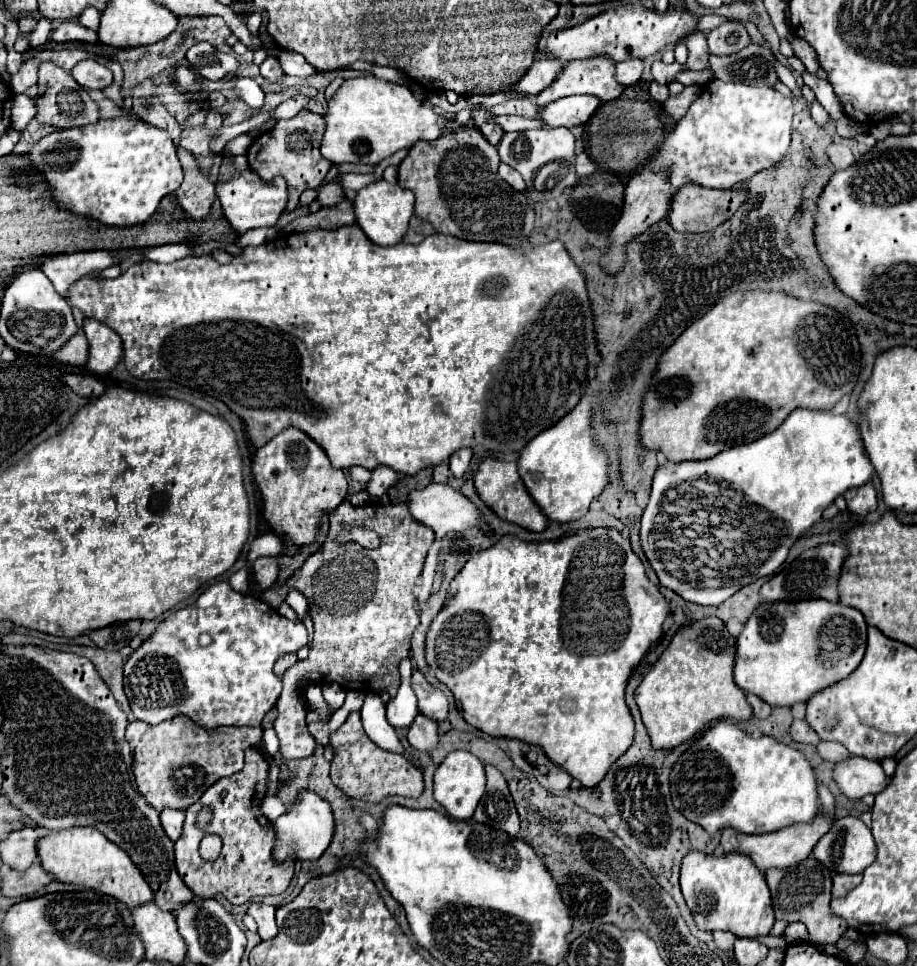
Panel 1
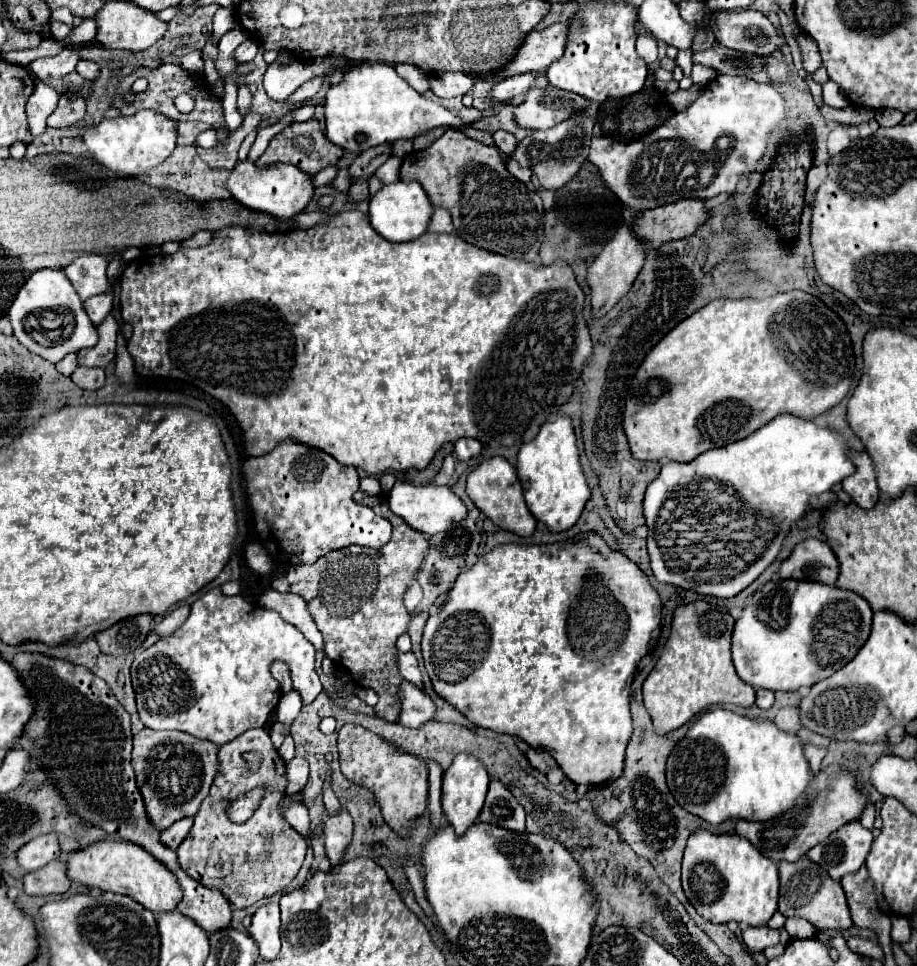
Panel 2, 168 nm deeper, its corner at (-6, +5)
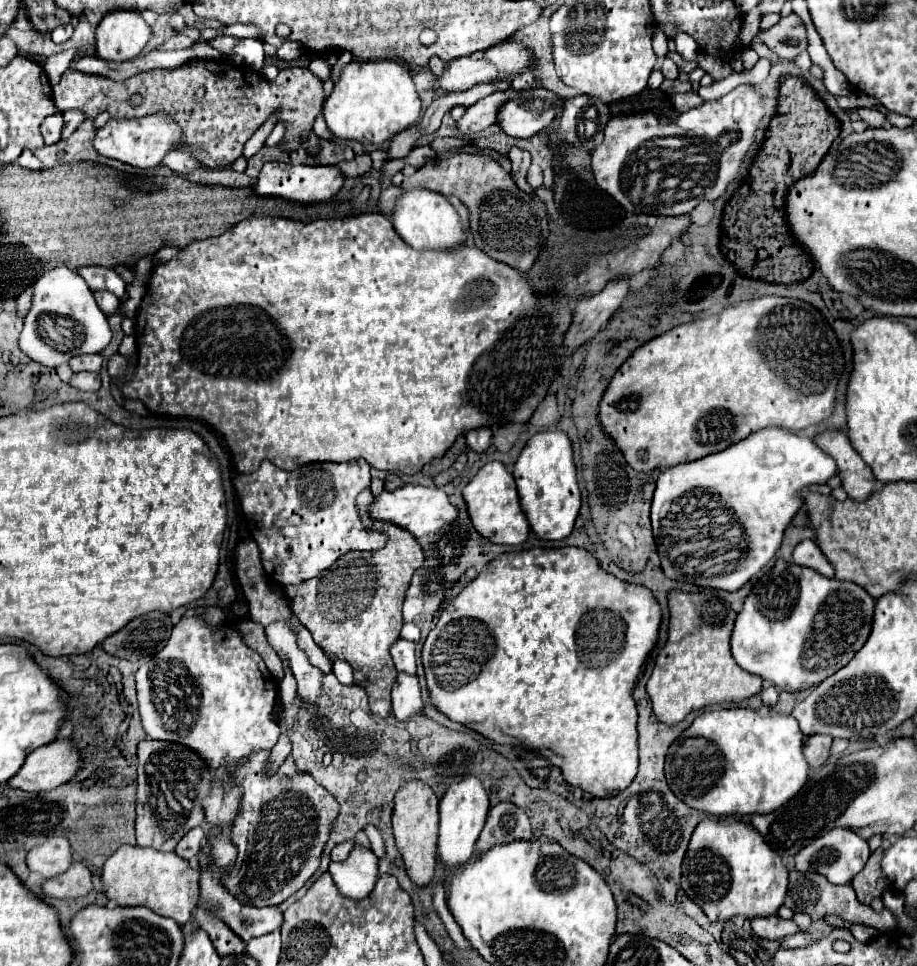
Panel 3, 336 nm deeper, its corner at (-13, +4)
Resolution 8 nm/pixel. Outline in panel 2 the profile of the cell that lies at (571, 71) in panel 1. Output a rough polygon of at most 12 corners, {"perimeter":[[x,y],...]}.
{"perimeter":[[589,2],[549,86],[595,102],[639,92],[637,8]]}

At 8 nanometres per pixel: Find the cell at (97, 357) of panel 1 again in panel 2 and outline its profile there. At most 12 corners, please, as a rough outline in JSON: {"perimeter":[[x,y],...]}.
{"perimeter":[[113,292],[85,300],[85,312],[95,326],[113,308]]}

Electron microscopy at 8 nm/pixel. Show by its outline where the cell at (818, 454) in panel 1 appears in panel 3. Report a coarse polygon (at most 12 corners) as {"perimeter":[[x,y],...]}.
{"perimeter":[[762,429],[664,469],[662,571],[740,589],[836,473],[810,437]]}

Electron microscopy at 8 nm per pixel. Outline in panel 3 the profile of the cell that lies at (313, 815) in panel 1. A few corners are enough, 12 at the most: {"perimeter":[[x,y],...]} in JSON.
{"perimeter":[[356,845],[330,863],[342,895],[364,899],[378,881],[378,857]]}

